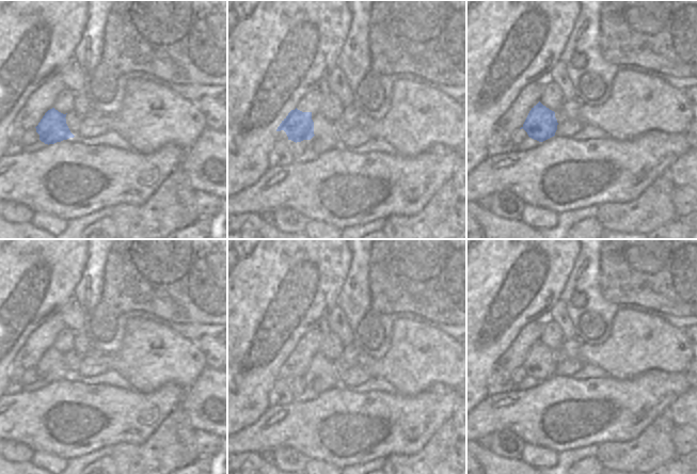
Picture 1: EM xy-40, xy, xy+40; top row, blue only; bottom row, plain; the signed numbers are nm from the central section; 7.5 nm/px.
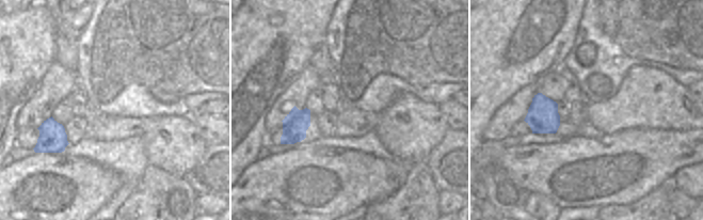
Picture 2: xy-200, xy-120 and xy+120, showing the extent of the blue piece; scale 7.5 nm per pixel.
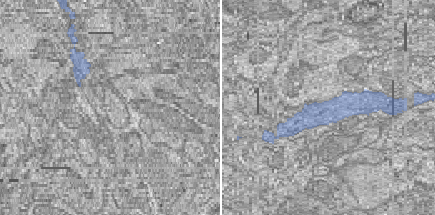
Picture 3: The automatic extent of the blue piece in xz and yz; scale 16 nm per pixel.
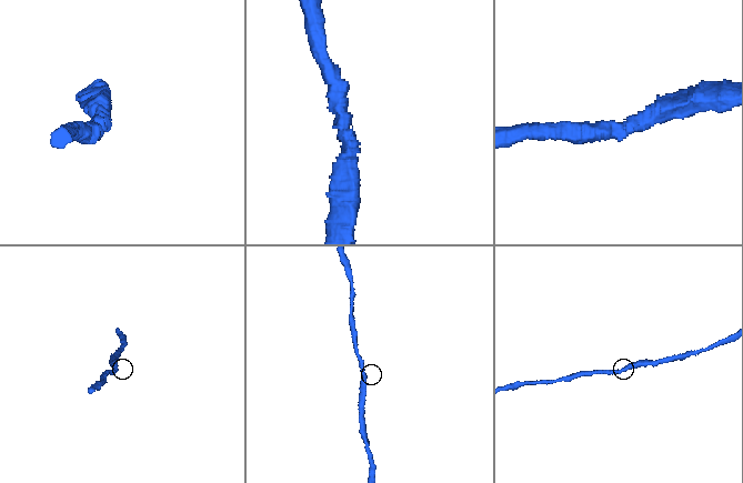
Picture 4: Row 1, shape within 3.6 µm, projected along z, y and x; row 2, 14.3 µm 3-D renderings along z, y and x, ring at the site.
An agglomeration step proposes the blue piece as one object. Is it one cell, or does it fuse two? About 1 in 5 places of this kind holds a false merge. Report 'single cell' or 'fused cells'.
single cell

